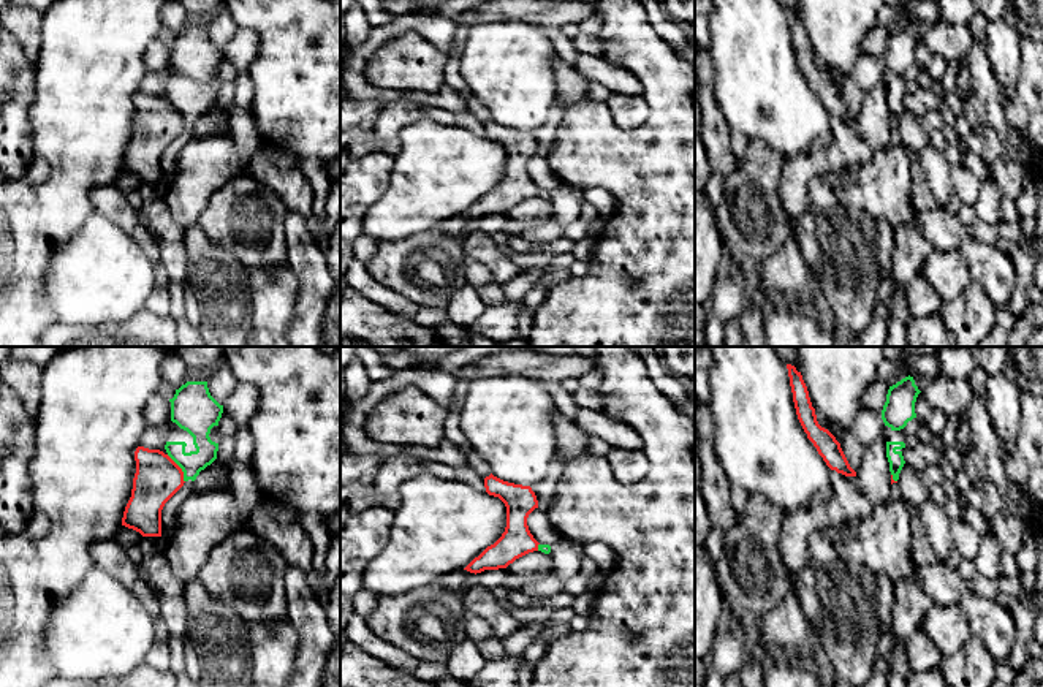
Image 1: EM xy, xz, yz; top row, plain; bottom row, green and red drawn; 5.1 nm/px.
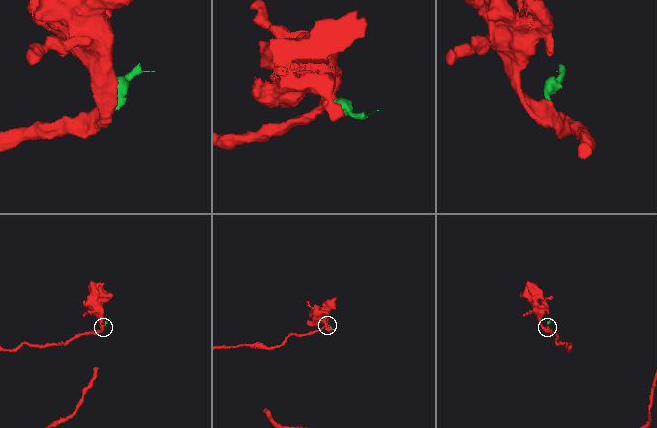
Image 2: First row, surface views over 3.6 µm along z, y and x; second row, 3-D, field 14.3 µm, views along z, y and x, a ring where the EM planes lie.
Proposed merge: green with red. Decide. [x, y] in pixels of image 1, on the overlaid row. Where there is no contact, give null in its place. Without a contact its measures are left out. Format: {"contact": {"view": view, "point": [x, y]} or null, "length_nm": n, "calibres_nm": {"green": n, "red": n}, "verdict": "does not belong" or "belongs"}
{"contact": {"view": "xy", "point": [181, 467]}, "length_nm": 170, "calibres_nm": {"green": 150, "red": 240}, "verdict": "does not belong"}

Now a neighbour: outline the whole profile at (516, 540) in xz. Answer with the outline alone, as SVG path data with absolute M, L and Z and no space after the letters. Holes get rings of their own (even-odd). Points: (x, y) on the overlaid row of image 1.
M492 473L484 478L489 495L499 497L506 507L506 527L502 537L475 557L464 570L481 573L484 570L506 568L516 559L538 551L538 541L529 530L527 518L538 508L530 486L503 481Z

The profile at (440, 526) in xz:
M423 470L404 481L397 492L402 503L394 511L388 546L369 564L362 576L362 589L377 598L430 587L443 575L464 570L505 532L505 503L459 480L437 478Z

